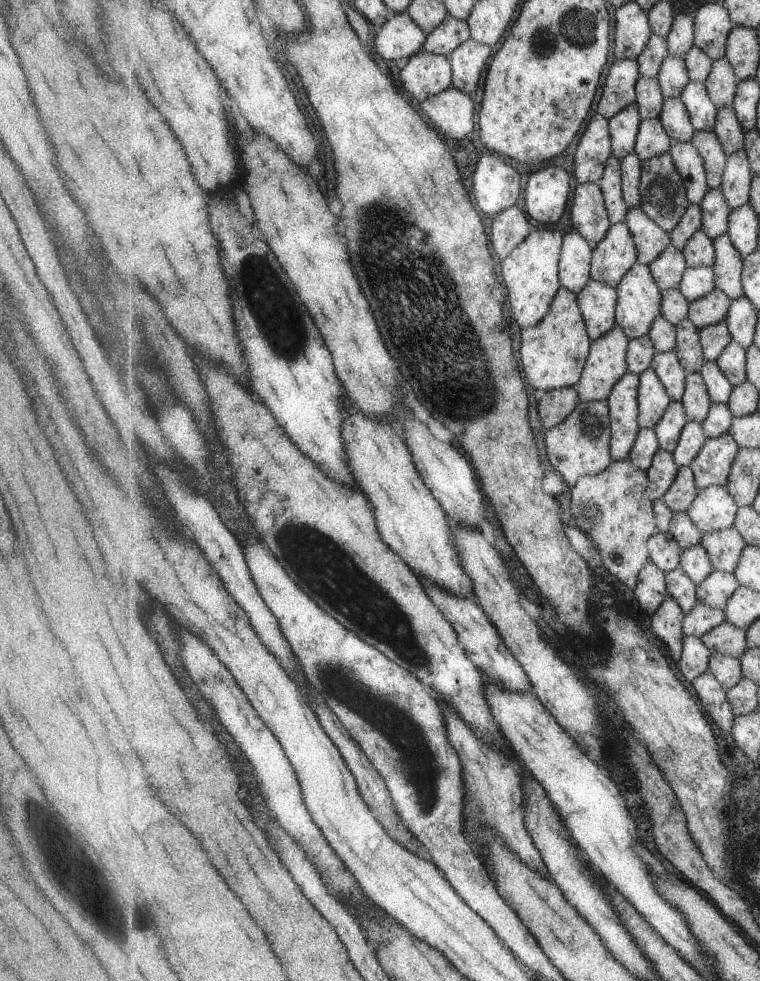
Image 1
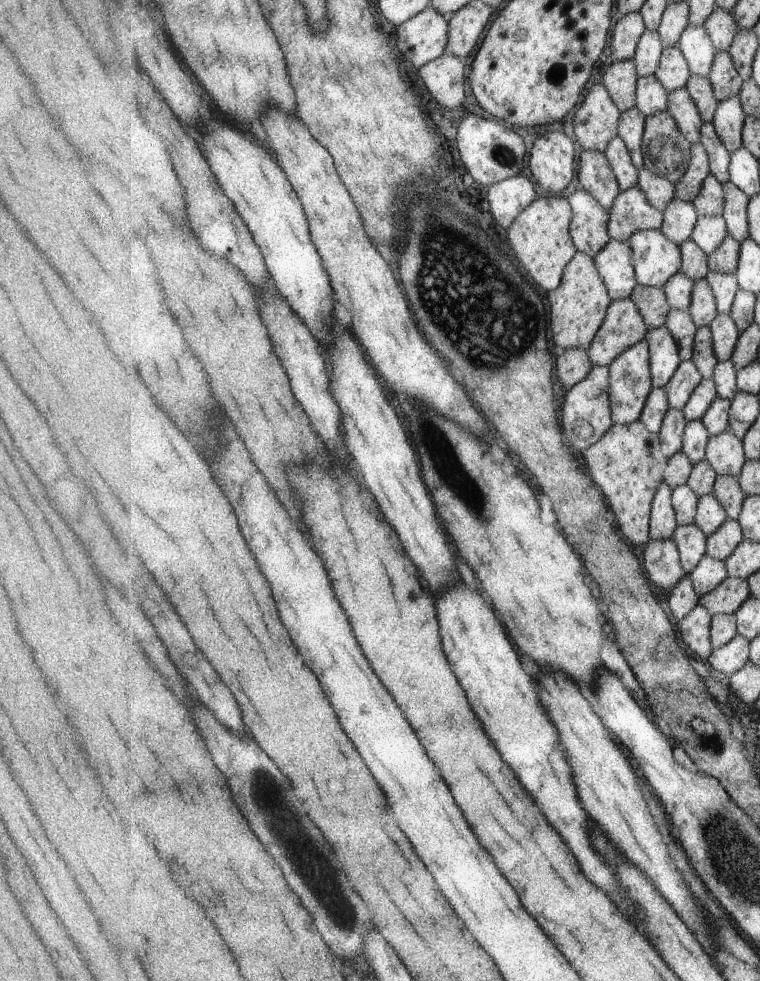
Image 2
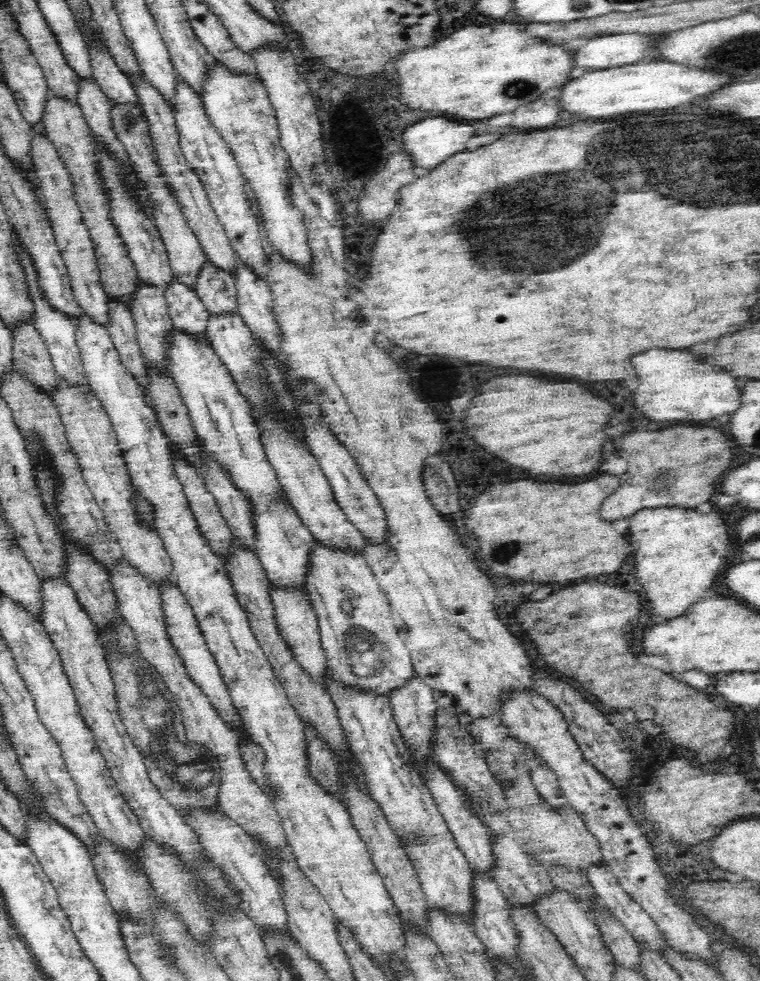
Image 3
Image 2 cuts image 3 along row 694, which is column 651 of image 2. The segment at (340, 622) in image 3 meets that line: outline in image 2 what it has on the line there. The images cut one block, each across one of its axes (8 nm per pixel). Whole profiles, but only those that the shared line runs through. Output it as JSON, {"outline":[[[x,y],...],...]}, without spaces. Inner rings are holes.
{"outline":[[[647,339],[628,348],[610,364],[610,399],[615,425],[633,424],[640,419],[648,396],[655,388],[650,369],[650,344]]]}

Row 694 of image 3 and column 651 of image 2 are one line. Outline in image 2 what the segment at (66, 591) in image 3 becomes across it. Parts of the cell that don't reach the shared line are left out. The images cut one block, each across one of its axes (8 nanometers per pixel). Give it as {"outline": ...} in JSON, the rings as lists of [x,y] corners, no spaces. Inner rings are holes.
{"outline":[[[655,75],[639,77],[636,88],[636,107],[646,117],[668,110],[670,92]]]}

